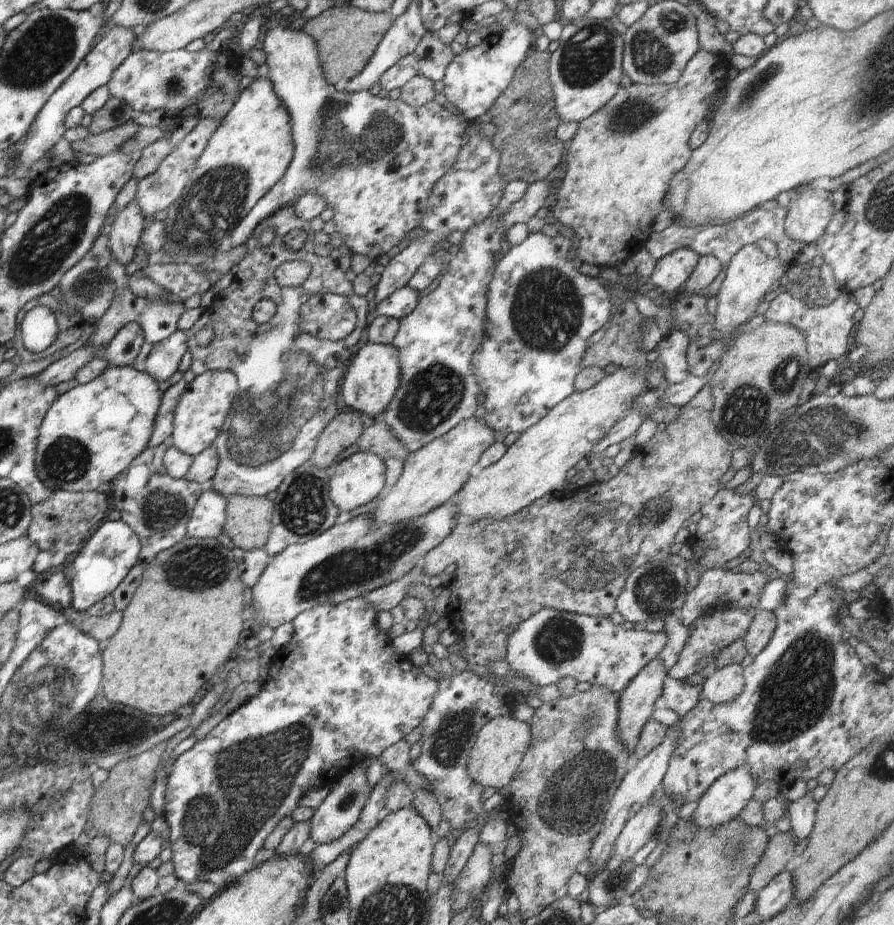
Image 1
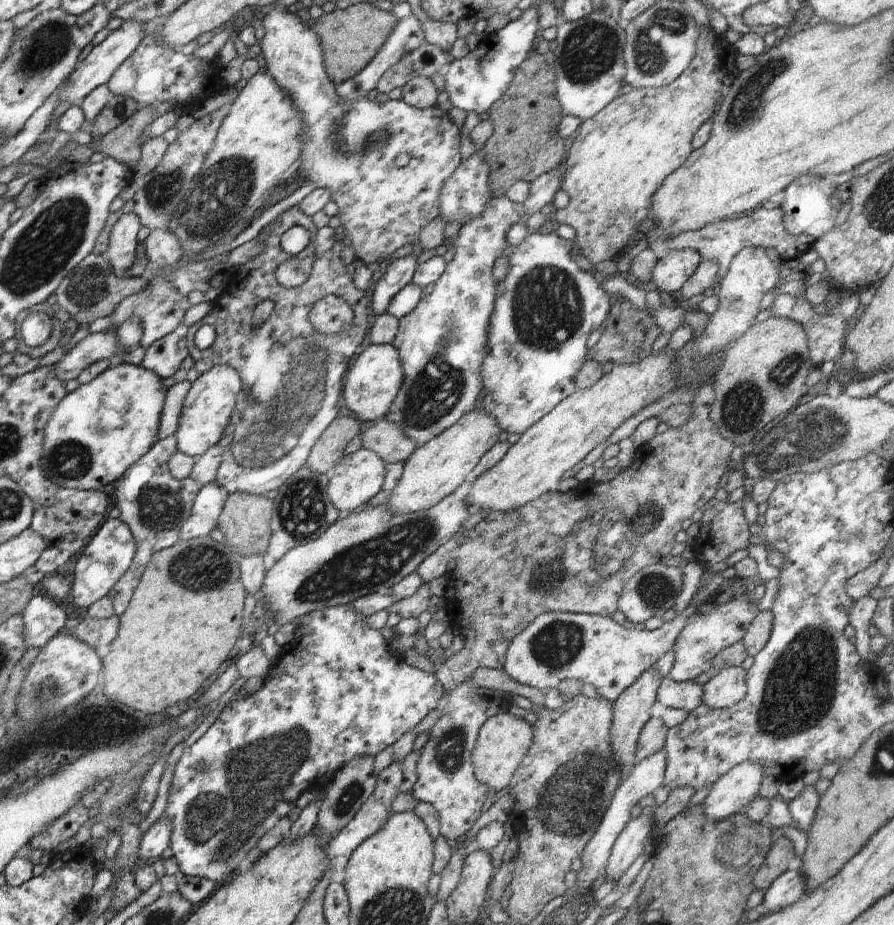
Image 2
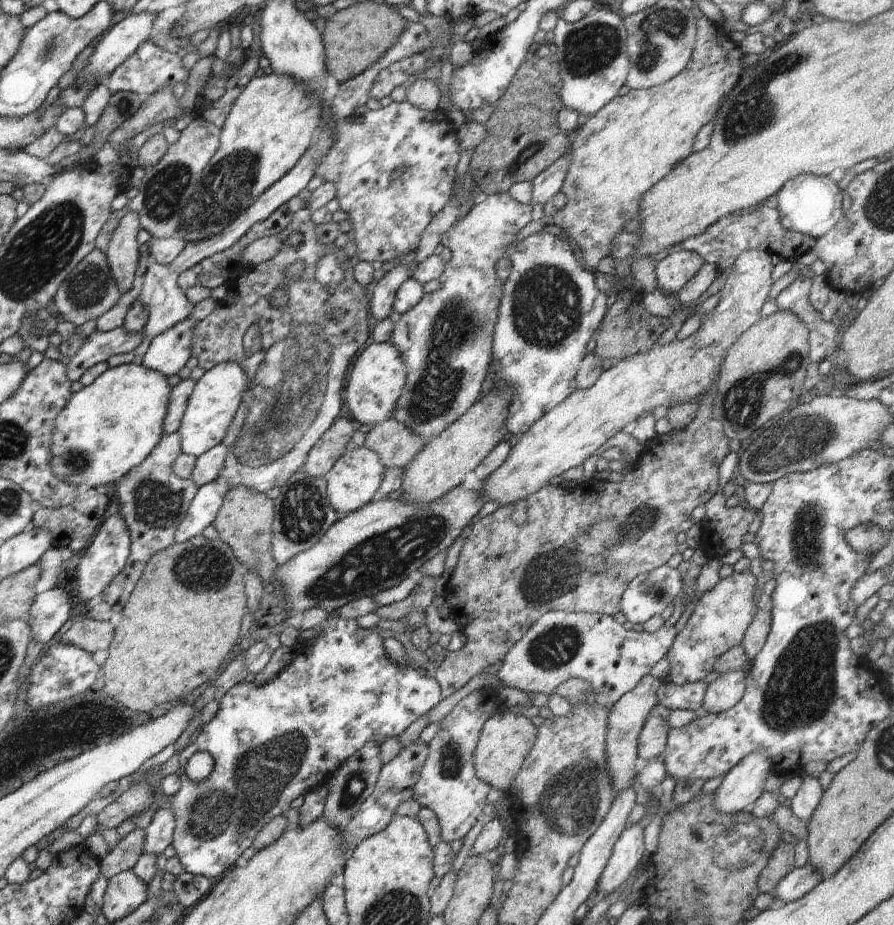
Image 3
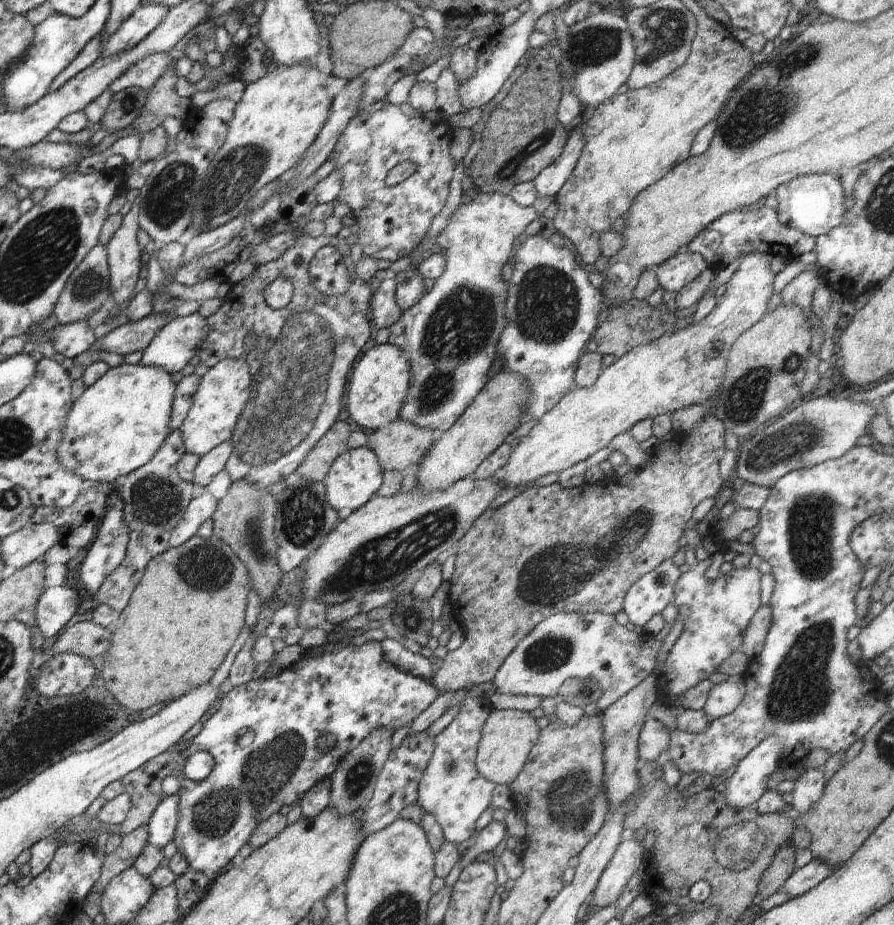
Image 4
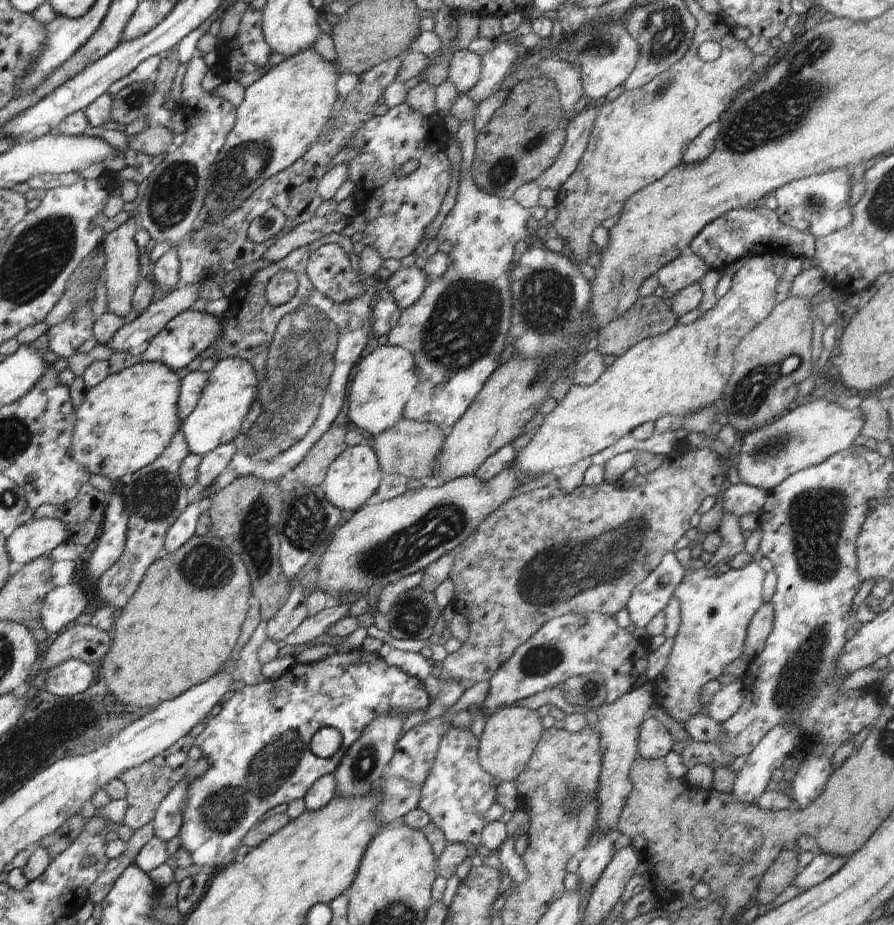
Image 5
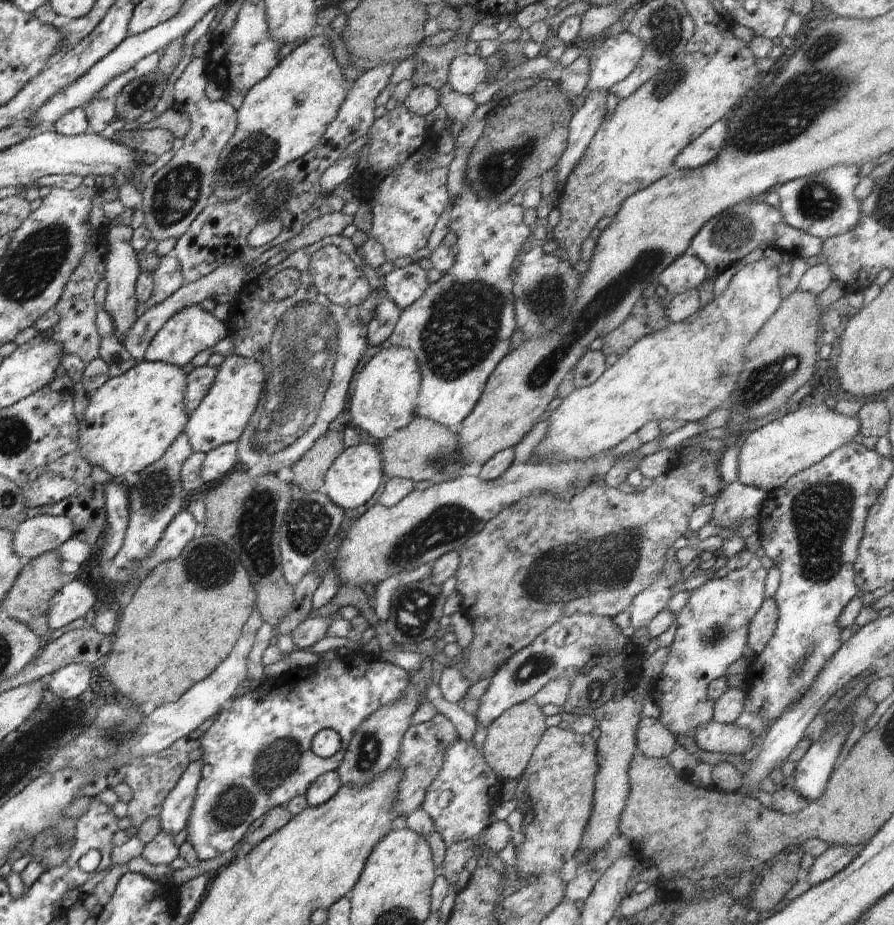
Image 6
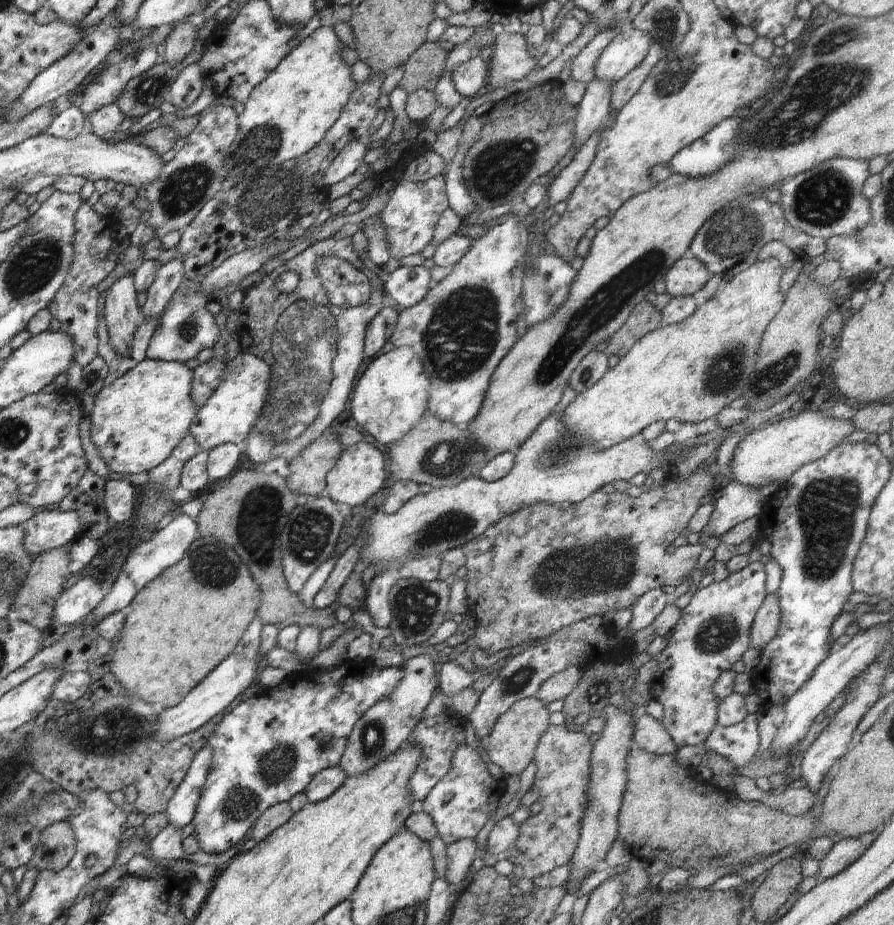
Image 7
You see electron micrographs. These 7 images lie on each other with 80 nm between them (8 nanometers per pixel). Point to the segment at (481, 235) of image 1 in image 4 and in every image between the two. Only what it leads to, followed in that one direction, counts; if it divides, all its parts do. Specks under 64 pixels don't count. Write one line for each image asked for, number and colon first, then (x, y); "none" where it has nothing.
2: (442, 344)
3: (445, 342)
4: (451, 335)

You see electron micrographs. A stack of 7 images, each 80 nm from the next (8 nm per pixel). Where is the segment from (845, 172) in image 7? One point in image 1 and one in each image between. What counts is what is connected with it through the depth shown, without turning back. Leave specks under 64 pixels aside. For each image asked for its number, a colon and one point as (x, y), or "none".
1: (809, 213)
2: (811, 209)
3: (811, 205)
4: (814, 204)
5: (818, 205)
6: (823, 205)

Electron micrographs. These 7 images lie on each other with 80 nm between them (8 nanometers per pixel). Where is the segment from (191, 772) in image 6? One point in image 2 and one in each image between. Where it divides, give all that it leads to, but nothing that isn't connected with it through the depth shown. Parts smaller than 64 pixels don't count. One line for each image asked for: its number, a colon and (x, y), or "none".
2: (157, 839)
3: (159, 835)
4: (162, 826)
5: (166, 825)

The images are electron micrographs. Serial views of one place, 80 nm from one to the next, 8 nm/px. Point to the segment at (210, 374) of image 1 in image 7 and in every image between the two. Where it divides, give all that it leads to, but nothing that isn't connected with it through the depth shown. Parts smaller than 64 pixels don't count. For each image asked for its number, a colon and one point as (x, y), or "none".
2: (208, 406)
3: (216, 397)
4: (223, 392)
5: (230, 390)
6: (224, 412)
7: (231, 412)

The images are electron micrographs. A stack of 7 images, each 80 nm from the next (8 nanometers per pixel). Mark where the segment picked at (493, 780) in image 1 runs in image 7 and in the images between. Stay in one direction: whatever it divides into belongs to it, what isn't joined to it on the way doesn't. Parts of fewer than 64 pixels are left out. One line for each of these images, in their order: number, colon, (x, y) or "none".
2: (503, 742)
3: (506, 738)
4: (507, 738)
5: (509, 736)
6: (511, 739)
7: (512, 742)

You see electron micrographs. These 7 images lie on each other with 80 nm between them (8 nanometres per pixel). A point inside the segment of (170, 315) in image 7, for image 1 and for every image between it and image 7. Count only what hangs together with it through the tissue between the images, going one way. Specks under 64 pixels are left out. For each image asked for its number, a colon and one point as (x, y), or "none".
1: (164, 359)
2: (164, 357)
3: (168, 353)
4: (176, 344)
5: (183, 339)
6: (192, 330)

